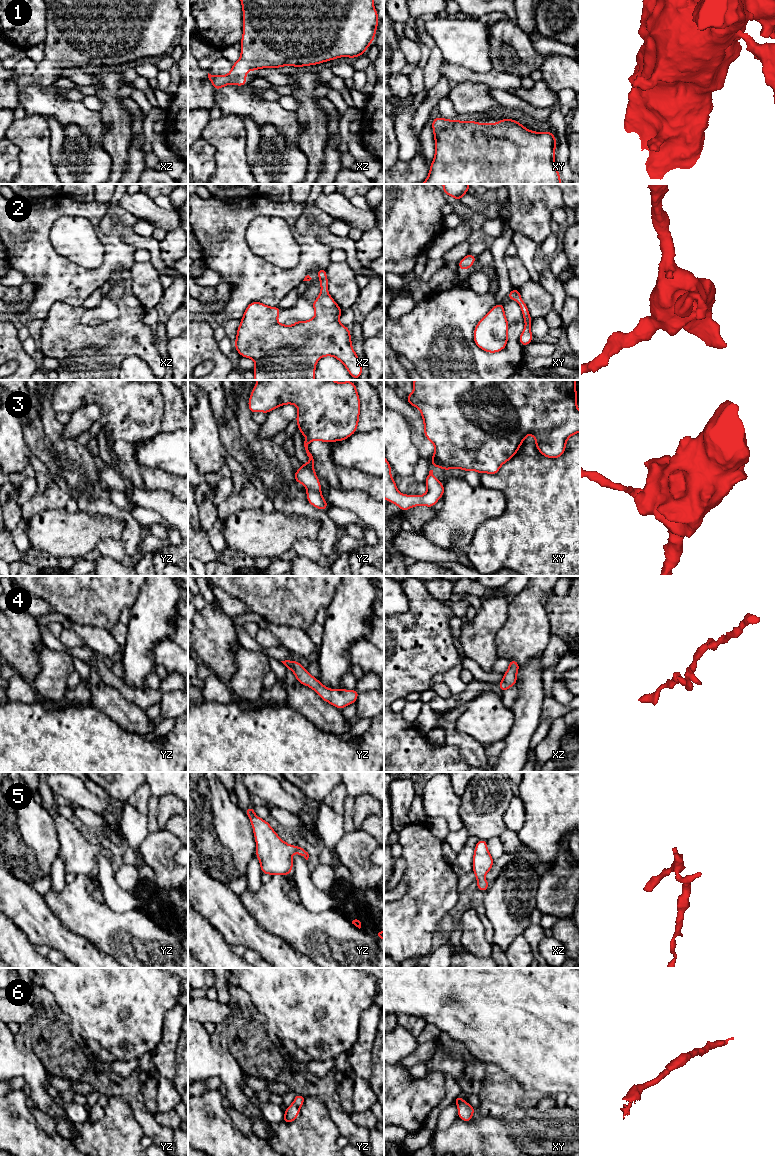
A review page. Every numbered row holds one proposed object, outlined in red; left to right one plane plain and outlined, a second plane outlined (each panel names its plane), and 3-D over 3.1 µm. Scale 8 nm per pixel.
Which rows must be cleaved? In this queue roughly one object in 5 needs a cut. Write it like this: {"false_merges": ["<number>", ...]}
{"false_merges": []}

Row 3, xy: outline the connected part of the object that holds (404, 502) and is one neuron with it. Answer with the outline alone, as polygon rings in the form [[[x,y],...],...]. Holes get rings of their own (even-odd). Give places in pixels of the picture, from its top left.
[[[384,455],[384,498],[390,503],[396,504],[402,512],[414,506],[435,506],[444,494],[444,485],[434,477],[433,470],[429,471],[425,484],[427,492],[424,495],[404,495],[400,493],[397,490],[395,480],[391,477],[391,466]]]

